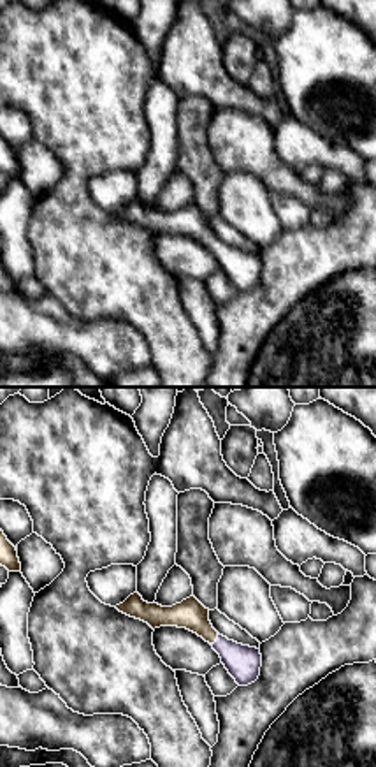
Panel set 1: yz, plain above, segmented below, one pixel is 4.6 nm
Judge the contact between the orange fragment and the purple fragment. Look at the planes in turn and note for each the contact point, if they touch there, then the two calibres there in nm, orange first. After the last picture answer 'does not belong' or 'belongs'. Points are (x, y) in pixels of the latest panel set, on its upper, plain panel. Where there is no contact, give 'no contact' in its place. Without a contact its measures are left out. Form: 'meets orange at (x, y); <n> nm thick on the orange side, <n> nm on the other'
meets orange at (216, 243); 140 nm thick on the orange side, 160 nm on the other

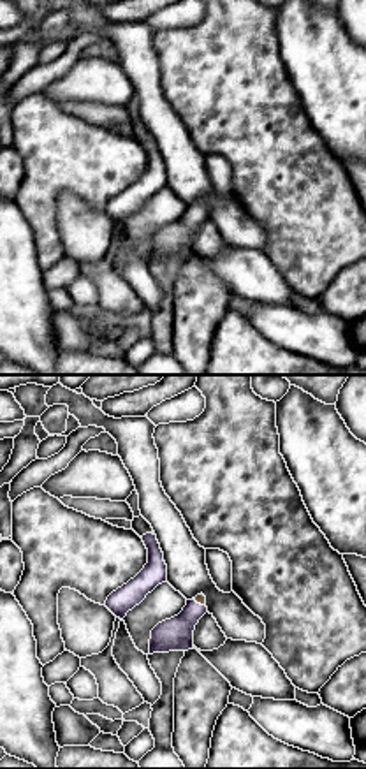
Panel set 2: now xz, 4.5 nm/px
meets orange at (199, 208); 50 nm thick on the orange side, 160 nm on the other

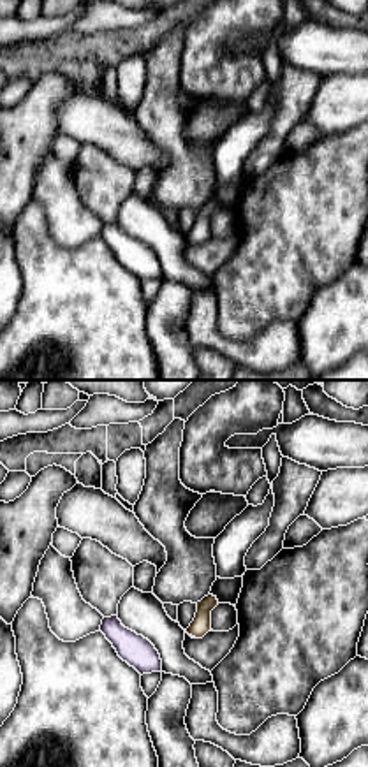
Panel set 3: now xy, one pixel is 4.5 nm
meets orange at (194, 241); 90 nm thick on the orange side, 20 nm on the other

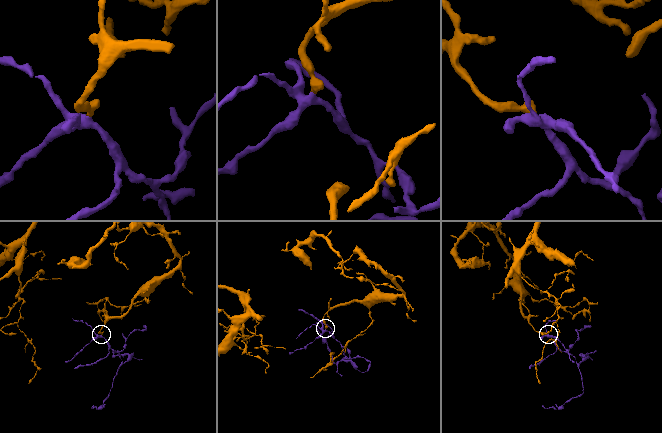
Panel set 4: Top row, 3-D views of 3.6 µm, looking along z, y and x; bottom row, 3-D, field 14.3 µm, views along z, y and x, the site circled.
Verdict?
belongs

